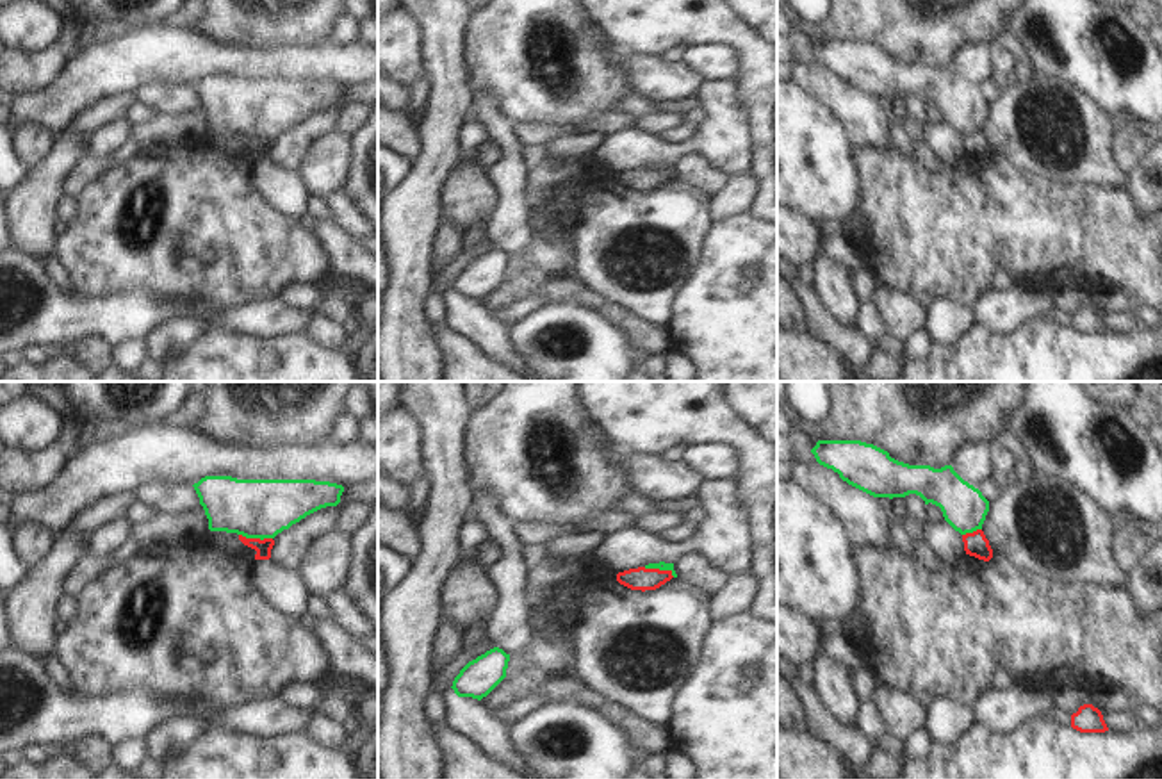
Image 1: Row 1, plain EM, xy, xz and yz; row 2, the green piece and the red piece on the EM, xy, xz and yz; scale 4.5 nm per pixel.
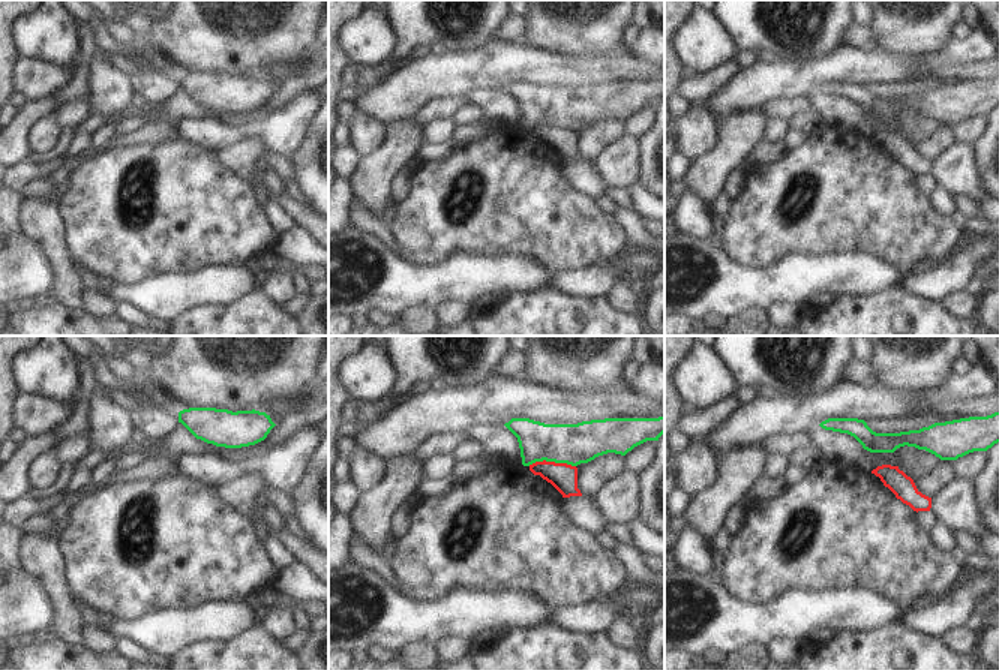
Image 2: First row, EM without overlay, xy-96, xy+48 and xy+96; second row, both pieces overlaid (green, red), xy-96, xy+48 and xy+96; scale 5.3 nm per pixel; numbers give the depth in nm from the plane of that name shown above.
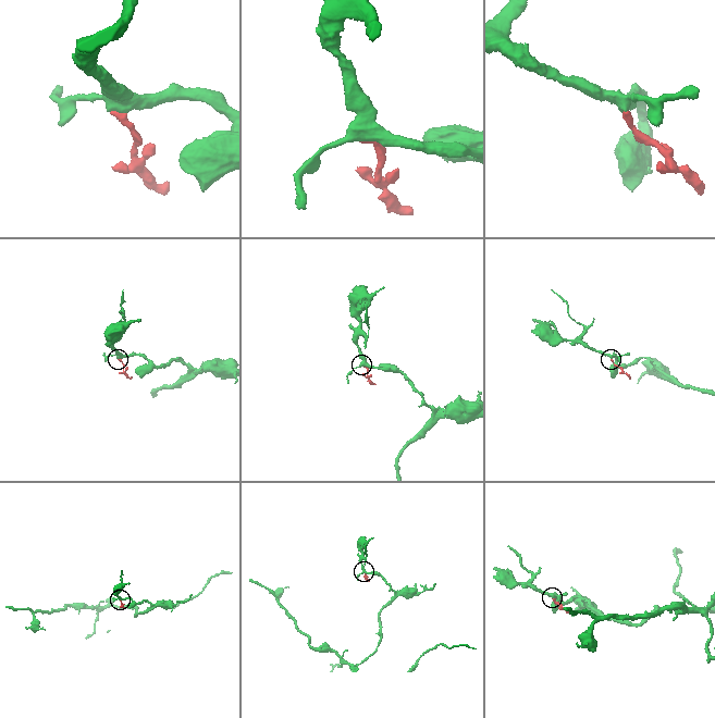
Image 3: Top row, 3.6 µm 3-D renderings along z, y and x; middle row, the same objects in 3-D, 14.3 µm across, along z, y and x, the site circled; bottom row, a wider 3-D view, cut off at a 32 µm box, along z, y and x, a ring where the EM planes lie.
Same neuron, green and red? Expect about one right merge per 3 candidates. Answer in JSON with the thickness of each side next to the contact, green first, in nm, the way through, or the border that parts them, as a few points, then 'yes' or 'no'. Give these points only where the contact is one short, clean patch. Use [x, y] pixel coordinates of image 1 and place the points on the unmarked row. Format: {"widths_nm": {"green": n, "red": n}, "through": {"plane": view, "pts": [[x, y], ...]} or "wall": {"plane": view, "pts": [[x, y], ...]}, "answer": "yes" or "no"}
{"widths_nm": {"green": 280, "red": 70}, "wall": {"plane": "xy", "pts": [[239, 134], [250, 139], [271, 139]]}, "answer": "no"}

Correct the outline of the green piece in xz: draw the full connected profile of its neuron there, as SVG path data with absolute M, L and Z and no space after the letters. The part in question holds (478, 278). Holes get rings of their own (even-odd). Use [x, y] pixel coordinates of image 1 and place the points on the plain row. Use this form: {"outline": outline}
{"outline": "M494 248L469 262L454 278L451 289L458 298L481 301L506 278L508 262L510 255Z"}

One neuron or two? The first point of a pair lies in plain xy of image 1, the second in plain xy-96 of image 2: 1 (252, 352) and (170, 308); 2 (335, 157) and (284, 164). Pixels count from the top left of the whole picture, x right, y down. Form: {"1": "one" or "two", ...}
{"1": "two", "2": "two"}

